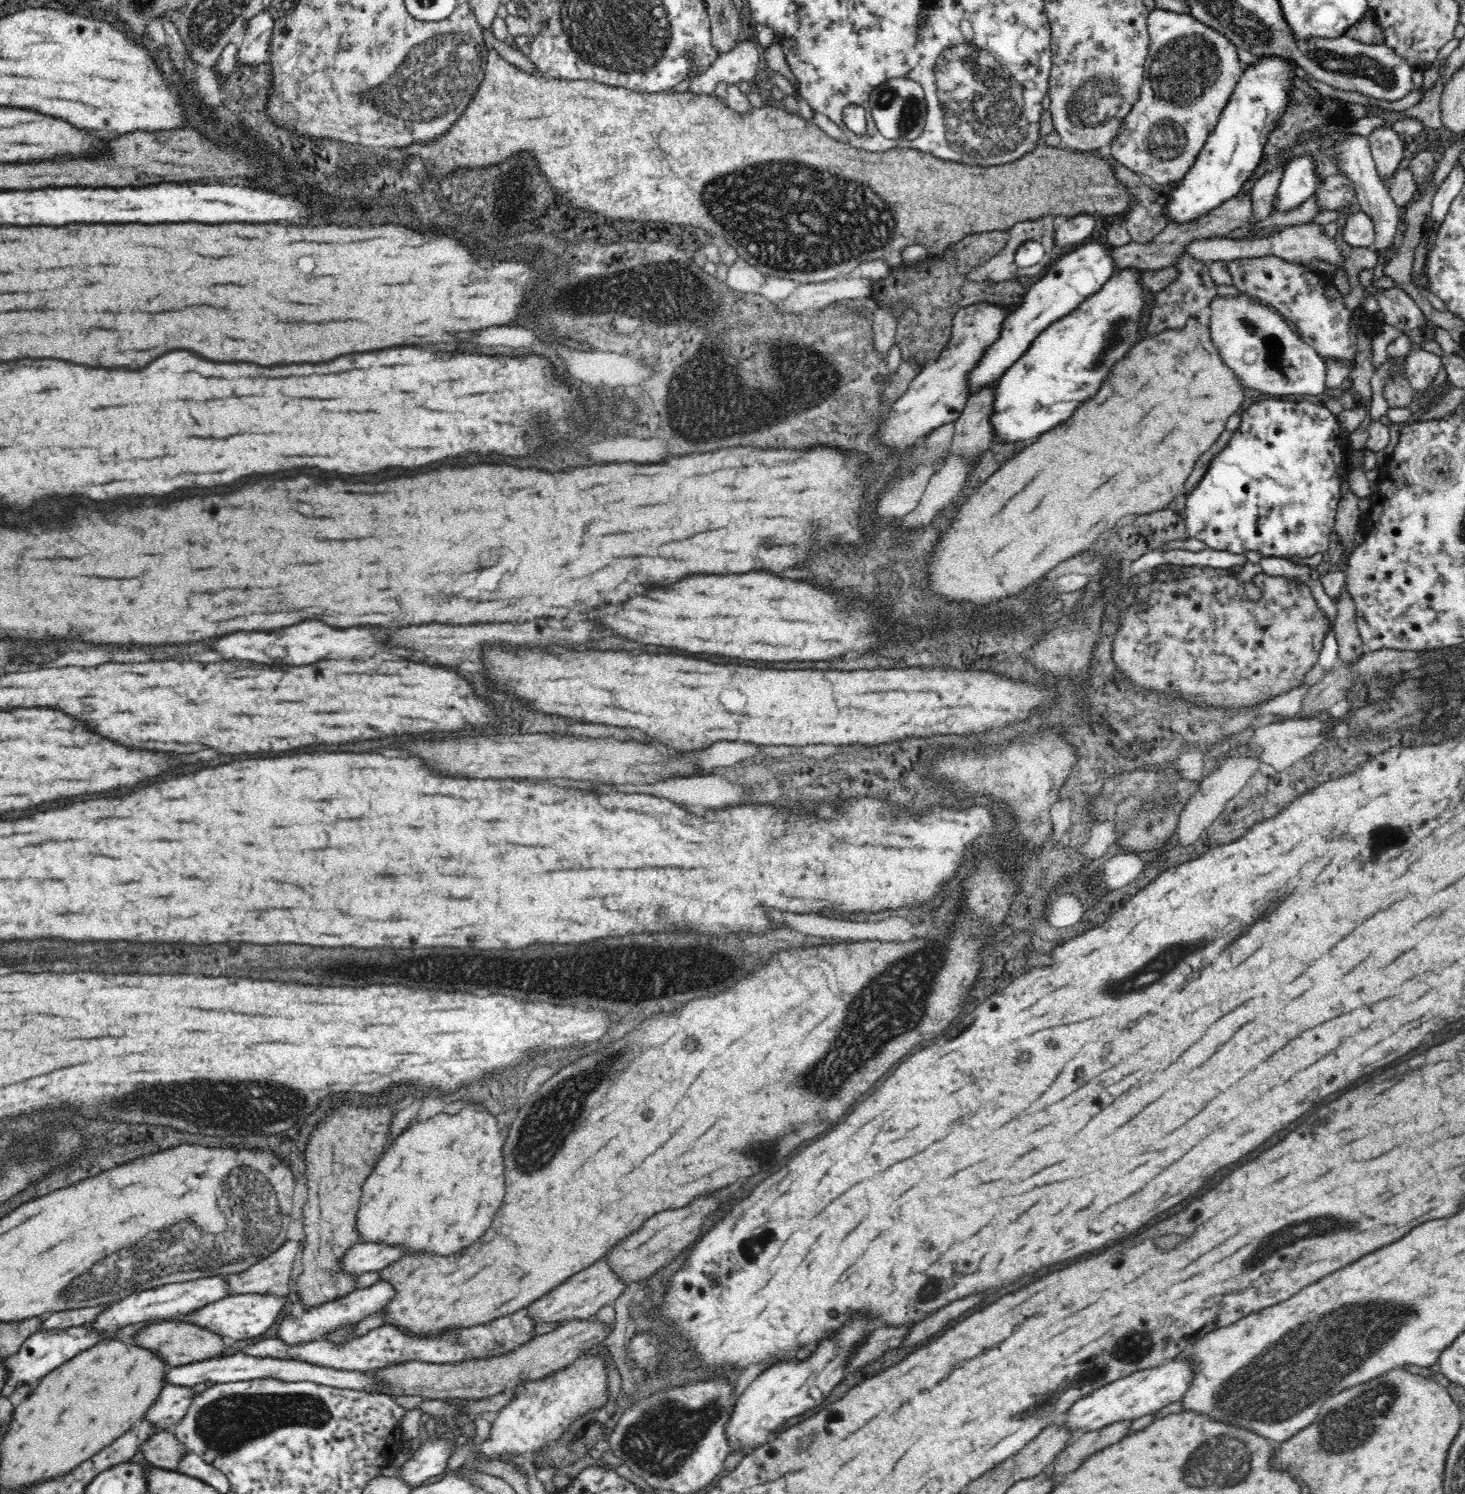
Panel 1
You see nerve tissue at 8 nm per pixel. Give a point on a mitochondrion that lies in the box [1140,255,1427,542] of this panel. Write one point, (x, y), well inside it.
(1273, 346)

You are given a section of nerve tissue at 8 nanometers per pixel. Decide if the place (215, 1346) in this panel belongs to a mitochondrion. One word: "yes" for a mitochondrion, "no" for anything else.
no

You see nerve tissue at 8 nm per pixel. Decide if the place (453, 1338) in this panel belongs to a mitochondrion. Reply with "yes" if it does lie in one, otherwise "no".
yes

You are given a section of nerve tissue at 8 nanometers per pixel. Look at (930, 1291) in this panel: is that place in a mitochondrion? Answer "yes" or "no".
yes

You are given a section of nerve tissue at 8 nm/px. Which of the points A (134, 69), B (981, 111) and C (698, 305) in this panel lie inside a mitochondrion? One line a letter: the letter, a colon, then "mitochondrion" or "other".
A: other
B: mitochondrion
C: mitochondrion

